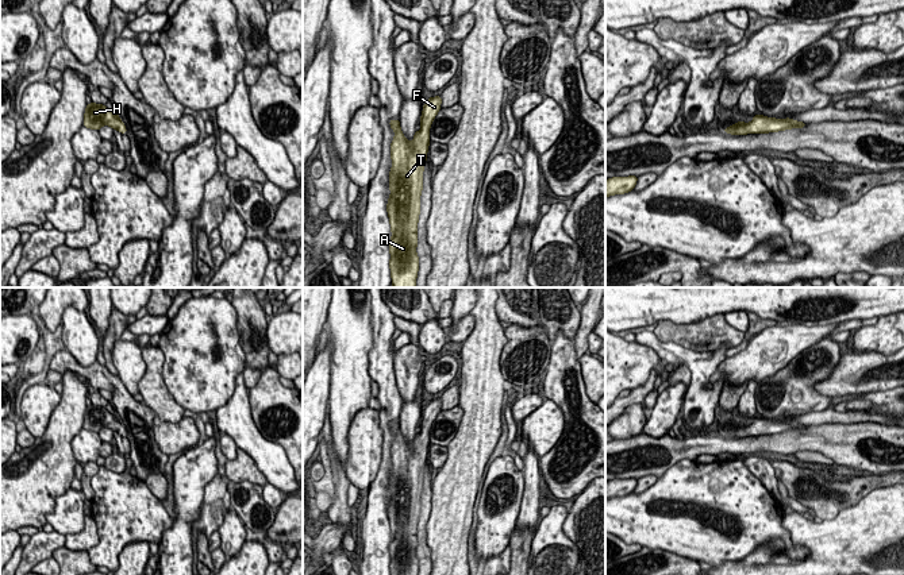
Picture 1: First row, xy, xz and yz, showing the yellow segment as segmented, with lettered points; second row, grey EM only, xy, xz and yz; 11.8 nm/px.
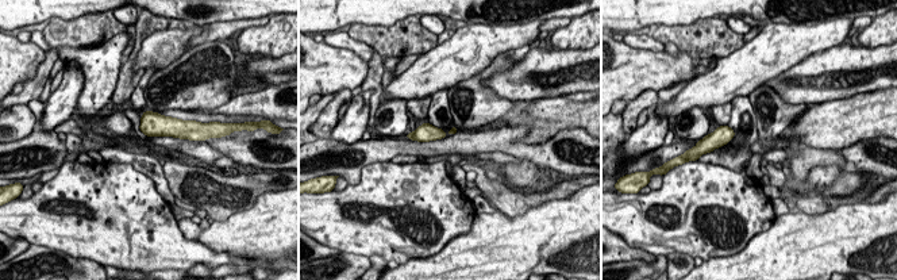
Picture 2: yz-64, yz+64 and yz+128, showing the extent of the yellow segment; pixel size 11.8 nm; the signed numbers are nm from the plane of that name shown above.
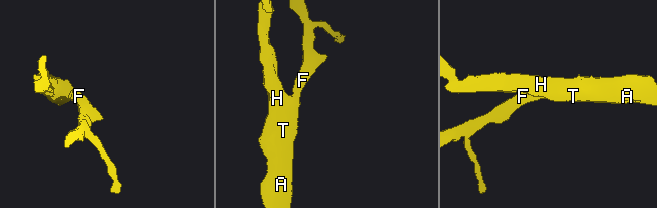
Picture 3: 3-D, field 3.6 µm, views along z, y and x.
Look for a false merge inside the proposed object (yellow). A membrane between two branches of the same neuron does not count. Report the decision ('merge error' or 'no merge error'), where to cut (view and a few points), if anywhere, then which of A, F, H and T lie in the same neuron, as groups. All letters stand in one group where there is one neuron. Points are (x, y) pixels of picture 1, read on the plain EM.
no merge error; no cut; A F H T

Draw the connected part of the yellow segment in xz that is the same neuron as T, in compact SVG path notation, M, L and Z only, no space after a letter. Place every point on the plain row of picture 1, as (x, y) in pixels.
M441 398L431 400L423 406L420 433L413 443L405 441L400 422L389 422L395 440L391 445L392 471L389 474L388 518L392 540L389 544L391 575L418 575L419 559L418 524L420 516L420 497L423 491L423 472L430 447L428 433L441 412Z

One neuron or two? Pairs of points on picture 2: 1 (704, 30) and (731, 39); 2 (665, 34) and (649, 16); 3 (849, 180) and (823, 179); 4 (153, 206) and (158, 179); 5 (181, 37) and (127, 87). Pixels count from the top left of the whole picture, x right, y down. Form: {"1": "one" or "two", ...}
{"1": "one", "2": "two", "3": "one", "4": "two", "5": "two"}

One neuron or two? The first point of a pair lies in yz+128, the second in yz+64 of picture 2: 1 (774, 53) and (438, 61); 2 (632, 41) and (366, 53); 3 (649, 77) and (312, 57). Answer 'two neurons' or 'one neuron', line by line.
1: one neuron
2: one neuron
3: one neuron

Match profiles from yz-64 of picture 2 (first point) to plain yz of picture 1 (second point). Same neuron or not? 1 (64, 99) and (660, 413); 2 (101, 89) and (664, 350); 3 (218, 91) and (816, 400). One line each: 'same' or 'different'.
1: same
2: same
3: same

